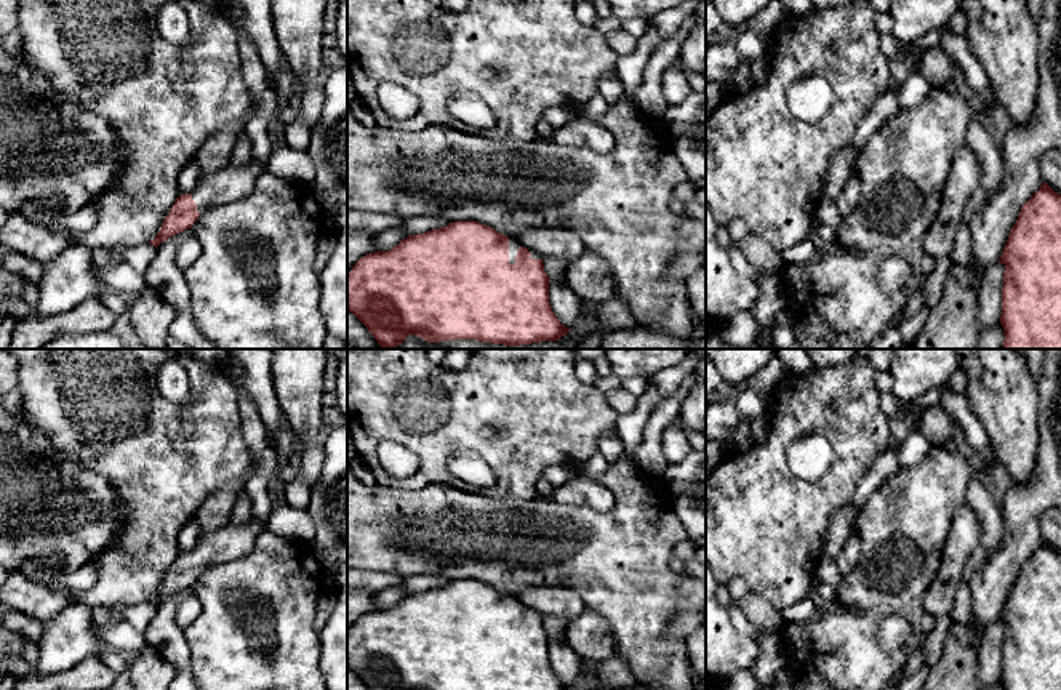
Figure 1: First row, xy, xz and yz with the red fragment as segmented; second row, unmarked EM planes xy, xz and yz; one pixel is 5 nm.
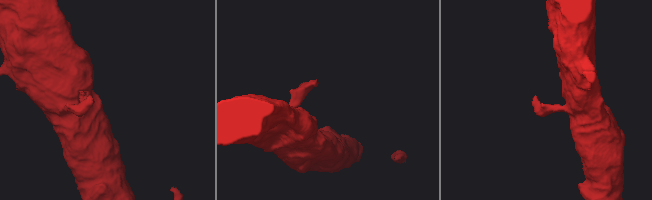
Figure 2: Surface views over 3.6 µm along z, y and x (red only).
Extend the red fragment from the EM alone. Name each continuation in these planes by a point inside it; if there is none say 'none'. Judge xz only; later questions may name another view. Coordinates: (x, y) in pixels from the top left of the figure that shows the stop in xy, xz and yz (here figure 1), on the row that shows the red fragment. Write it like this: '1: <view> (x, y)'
1: xz (514, 244)

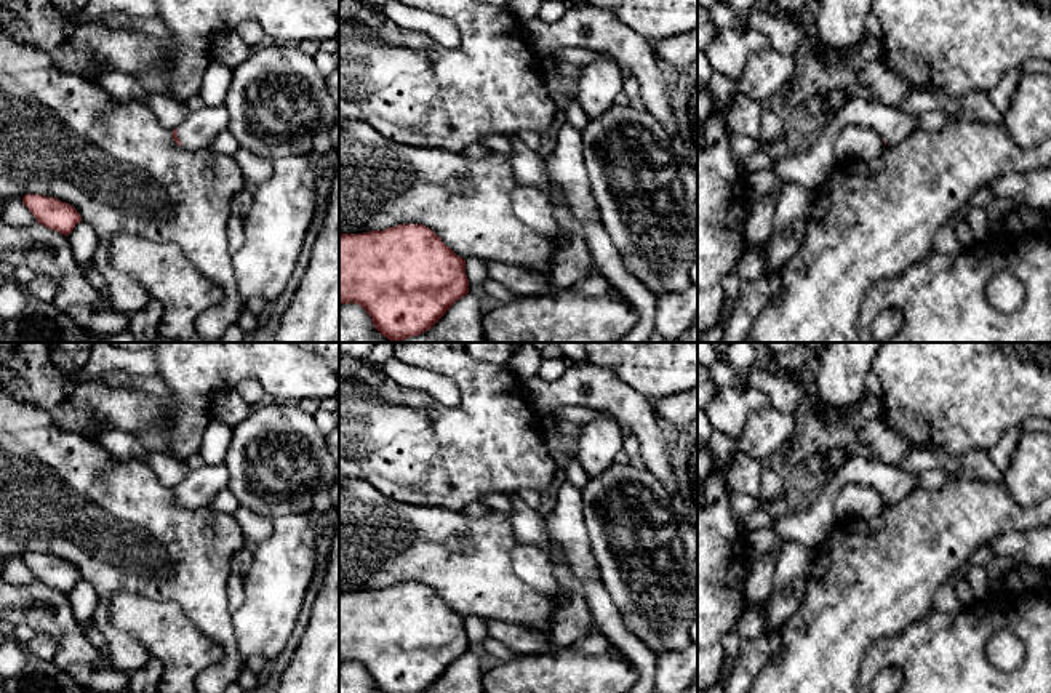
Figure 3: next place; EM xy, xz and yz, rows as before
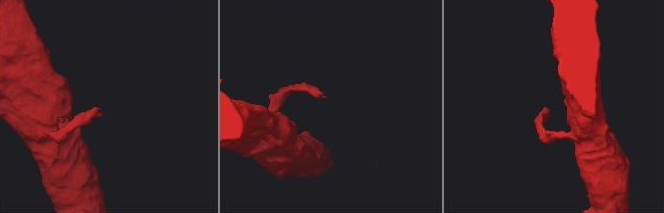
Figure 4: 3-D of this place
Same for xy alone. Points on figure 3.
1: xy (200, 128)

